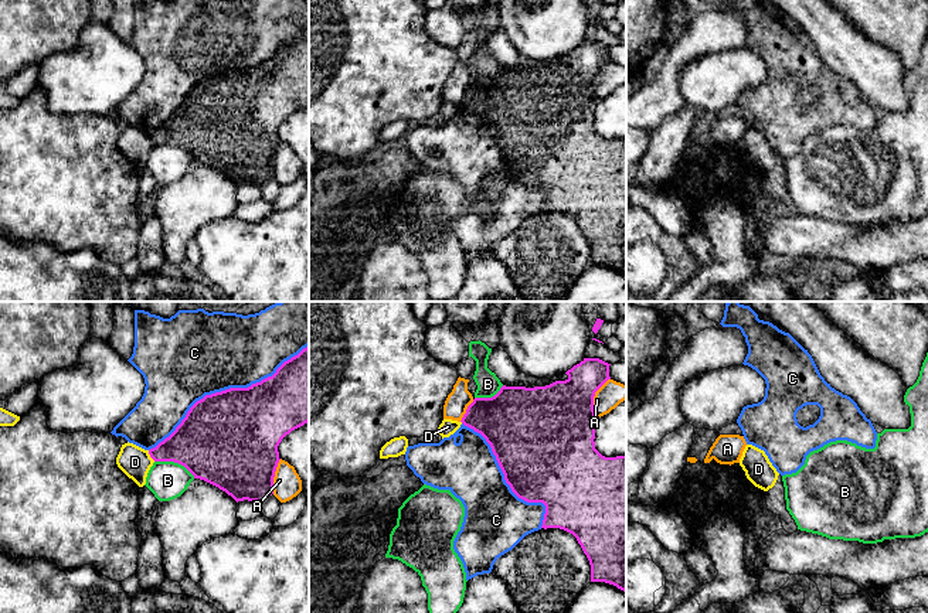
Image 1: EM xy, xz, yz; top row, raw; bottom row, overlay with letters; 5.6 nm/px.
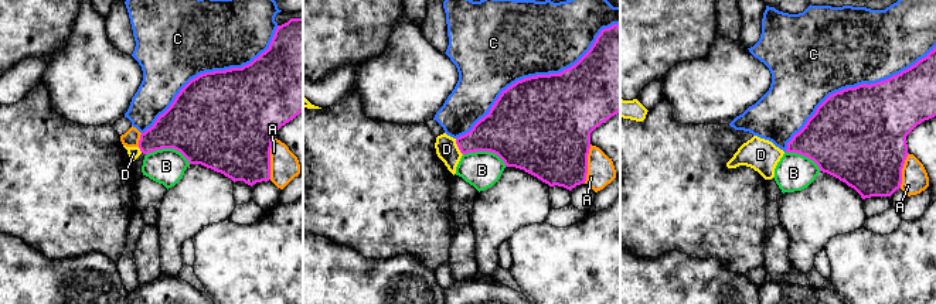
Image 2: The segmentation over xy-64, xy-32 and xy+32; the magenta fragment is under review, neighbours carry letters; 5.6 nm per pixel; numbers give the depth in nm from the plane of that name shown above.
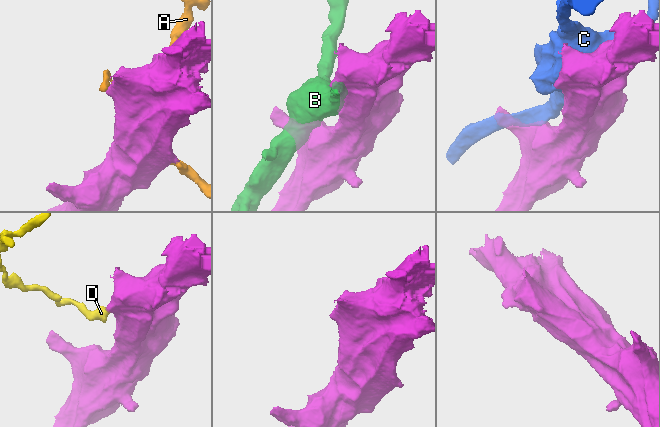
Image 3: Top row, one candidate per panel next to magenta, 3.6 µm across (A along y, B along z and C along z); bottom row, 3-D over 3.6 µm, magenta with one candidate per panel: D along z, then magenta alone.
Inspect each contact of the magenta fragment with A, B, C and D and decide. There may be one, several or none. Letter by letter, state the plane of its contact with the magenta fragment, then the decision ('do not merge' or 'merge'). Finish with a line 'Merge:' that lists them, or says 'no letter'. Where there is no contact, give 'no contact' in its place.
A: xz | do not merge
B: xy | do not merge
C: xy | do not merge
D: xy | do not merge
Merge: no letter

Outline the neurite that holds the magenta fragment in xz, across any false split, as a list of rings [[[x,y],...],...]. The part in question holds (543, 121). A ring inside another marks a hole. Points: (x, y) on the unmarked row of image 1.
[[[584,41],[565,55],[565,64],[534,71],[503,68],[492,81],[475,81],[460,105],[486,122],[519,181],[545,188],[541,211],[560,211],[577,221],[591,248],[591,265],[605,265],[626,275],[626,139],[605,140],[594,125],[594,79],[611,62],[609,48],[599,41]]]

